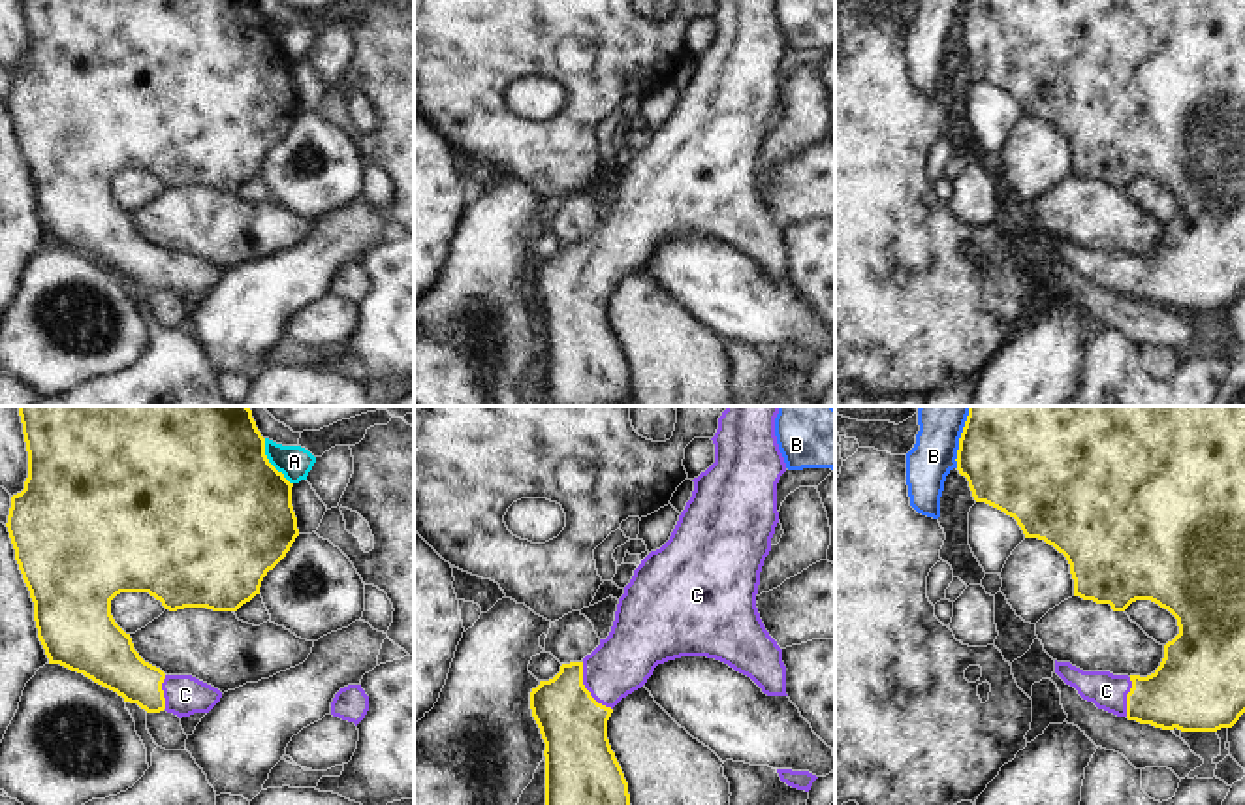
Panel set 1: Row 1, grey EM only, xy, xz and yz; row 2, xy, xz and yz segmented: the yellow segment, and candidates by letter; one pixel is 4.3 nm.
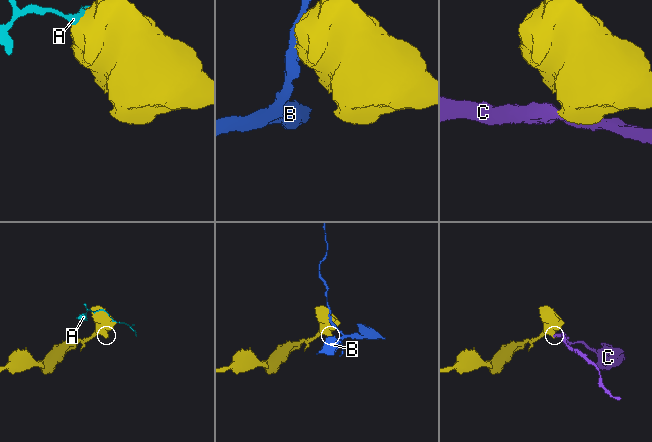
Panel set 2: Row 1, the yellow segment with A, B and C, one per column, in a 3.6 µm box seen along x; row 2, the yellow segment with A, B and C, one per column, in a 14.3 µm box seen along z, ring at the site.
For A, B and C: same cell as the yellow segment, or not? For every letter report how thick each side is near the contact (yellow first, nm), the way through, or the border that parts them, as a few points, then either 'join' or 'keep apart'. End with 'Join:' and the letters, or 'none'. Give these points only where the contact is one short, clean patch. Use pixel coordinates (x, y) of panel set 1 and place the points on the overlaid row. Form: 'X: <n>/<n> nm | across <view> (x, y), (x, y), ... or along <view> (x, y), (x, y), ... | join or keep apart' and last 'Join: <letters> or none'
A: 500/140 nm | keep apart
B: 500/220 nm | keep apart
C: 280/260 nm | across xz (574, 726), (574, 706), (585, 689), (595, 687), (623, 662) | join
Join: C

